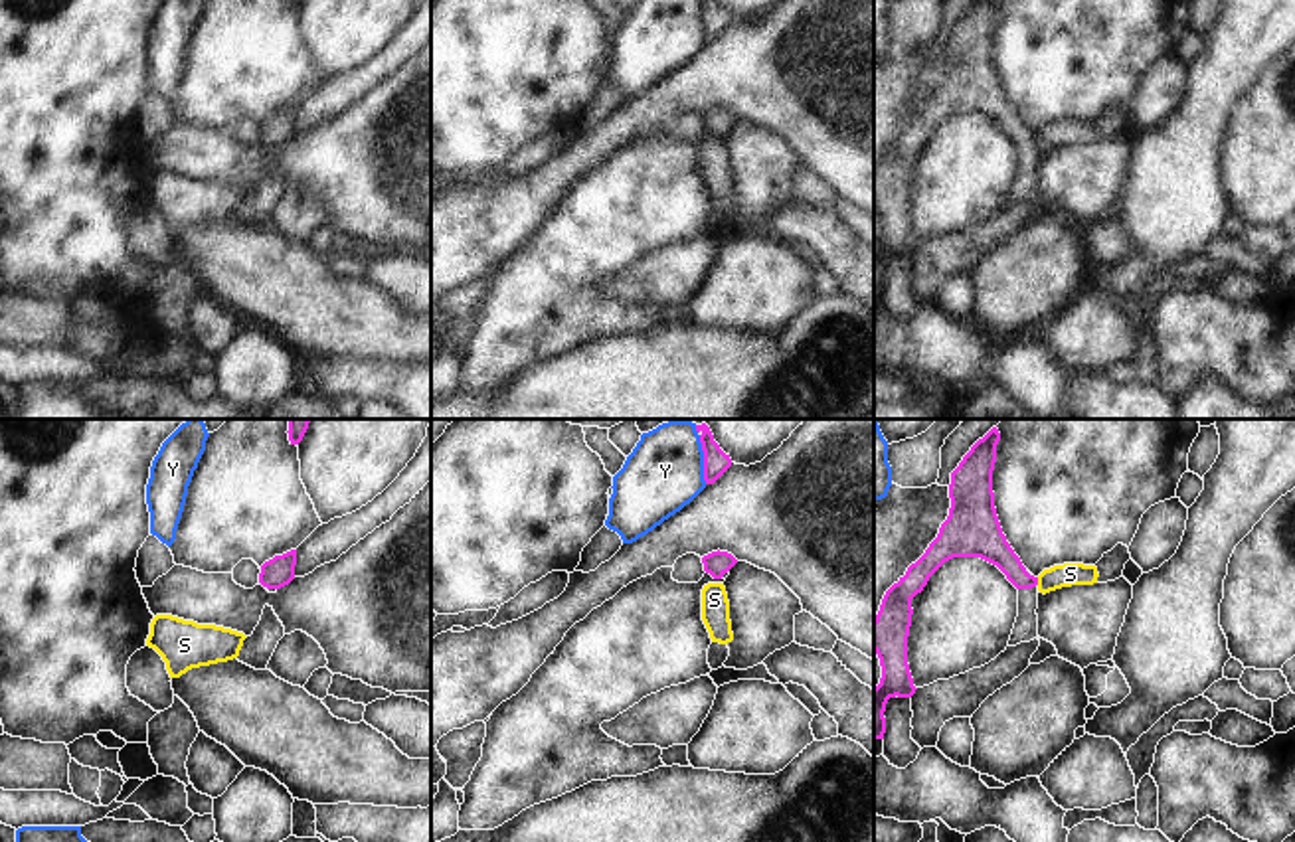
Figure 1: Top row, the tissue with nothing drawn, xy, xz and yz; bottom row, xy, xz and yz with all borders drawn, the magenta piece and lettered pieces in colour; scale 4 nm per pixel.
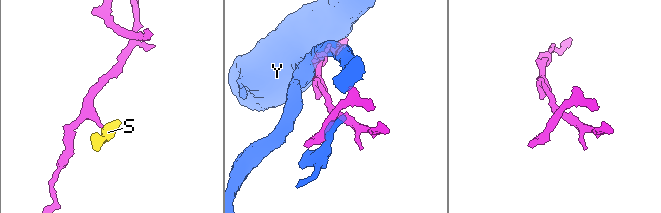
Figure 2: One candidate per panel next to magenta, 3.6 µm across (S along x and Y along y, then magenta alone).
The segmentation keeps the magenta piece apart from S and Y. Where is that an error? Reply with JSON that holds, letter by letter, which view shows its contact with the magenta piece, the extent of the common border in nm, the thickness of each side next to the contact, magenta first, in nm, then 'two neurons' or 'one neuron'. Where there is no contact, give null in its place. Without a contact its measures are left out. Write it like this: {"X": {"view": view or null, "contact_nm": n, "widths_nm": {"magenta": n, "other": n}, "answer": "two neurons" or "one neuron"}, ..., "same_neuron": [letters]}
{"S": {"view": "yz", "contact_nm": 30, "widths_nm": {"magenta": 140, "other": 100}, "answer": "two neurons"}, "Y": {"view": "xz", "contact_nm": 170, "widths_nm": {"magenta": 100, "other": 300}, "answer": "two neurons"}, "same_neuron": []}

